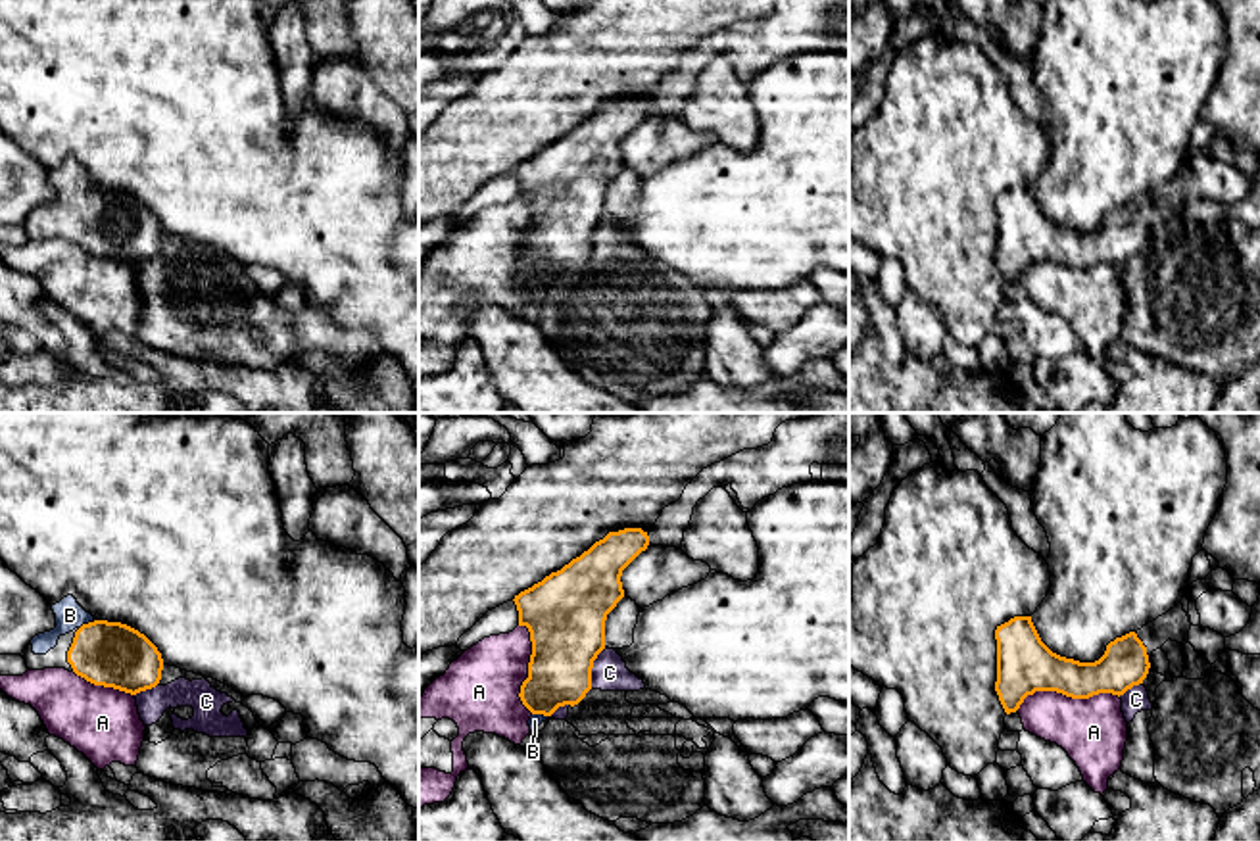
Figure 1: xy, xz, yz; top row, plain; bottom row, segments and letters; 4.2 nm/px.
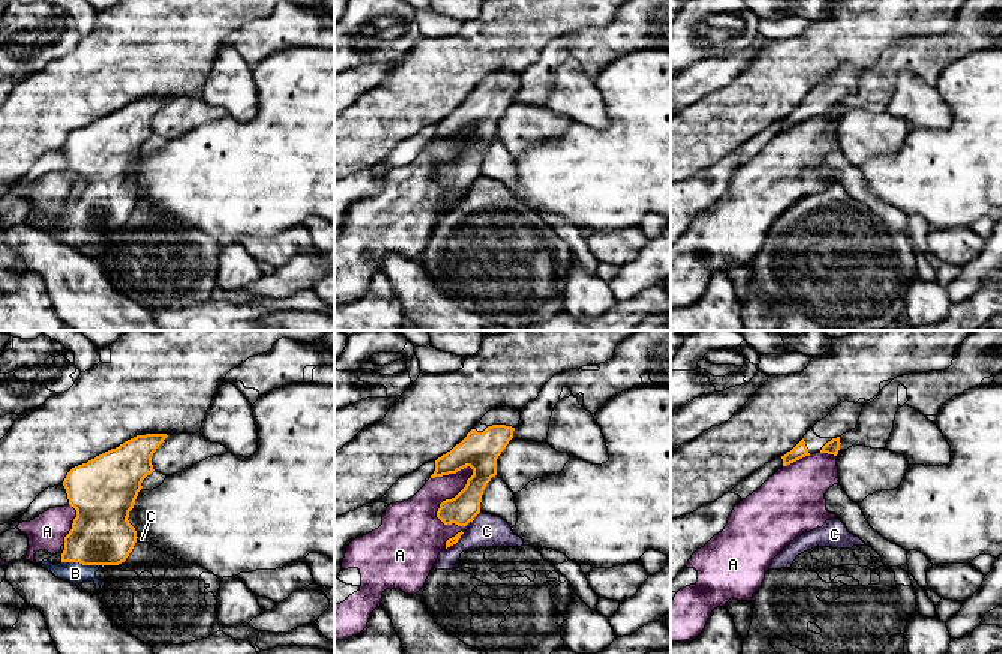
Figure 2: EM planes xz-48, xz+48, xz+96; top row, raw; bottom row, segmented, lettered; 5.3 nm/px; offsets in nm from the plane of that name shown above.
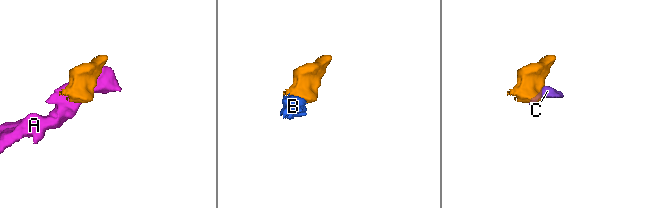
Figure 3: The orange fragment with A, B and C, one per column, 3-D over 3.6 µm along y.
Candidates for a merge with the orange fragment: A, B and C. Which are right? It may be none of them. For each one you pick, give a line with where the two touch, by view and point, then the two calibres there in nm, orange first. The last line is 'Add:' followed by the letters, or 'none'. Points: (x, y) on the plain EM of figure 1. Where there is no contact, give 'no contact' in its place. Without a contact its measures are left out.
B: xz (542, 283) | 280/50 nm
Add: B

